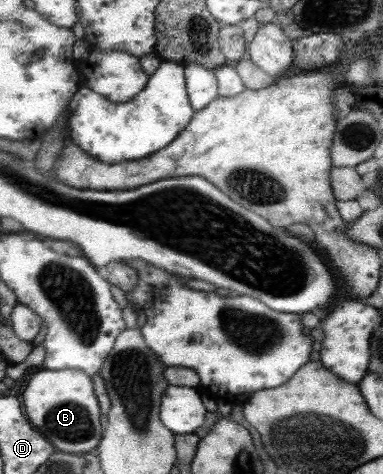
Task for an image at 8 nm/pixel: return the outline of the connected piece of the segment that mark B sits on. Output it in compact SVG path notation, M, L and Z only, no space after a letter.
M38 368L21 394L25 414L40 434L64 453L83 454L95 450L102 436L99 406L92 381L77 369L47 370Z

